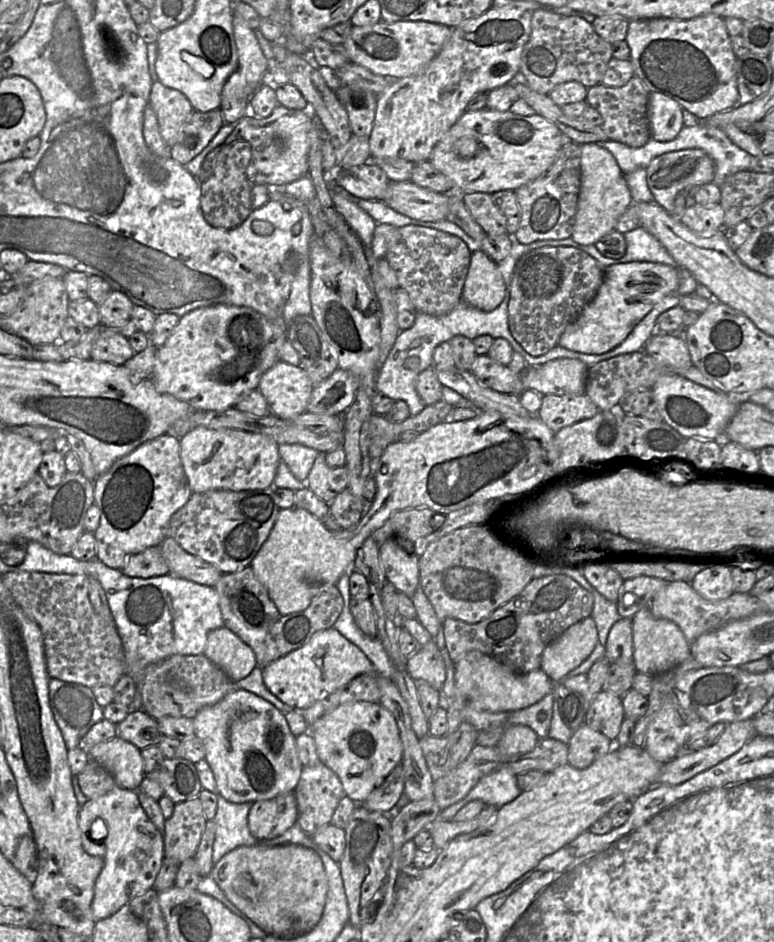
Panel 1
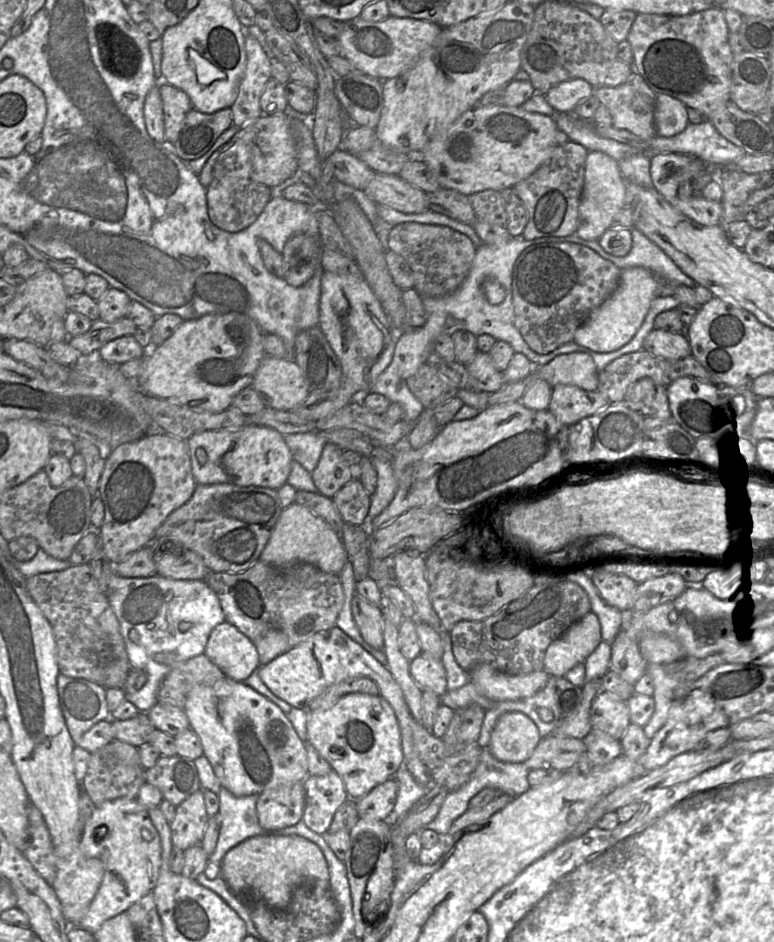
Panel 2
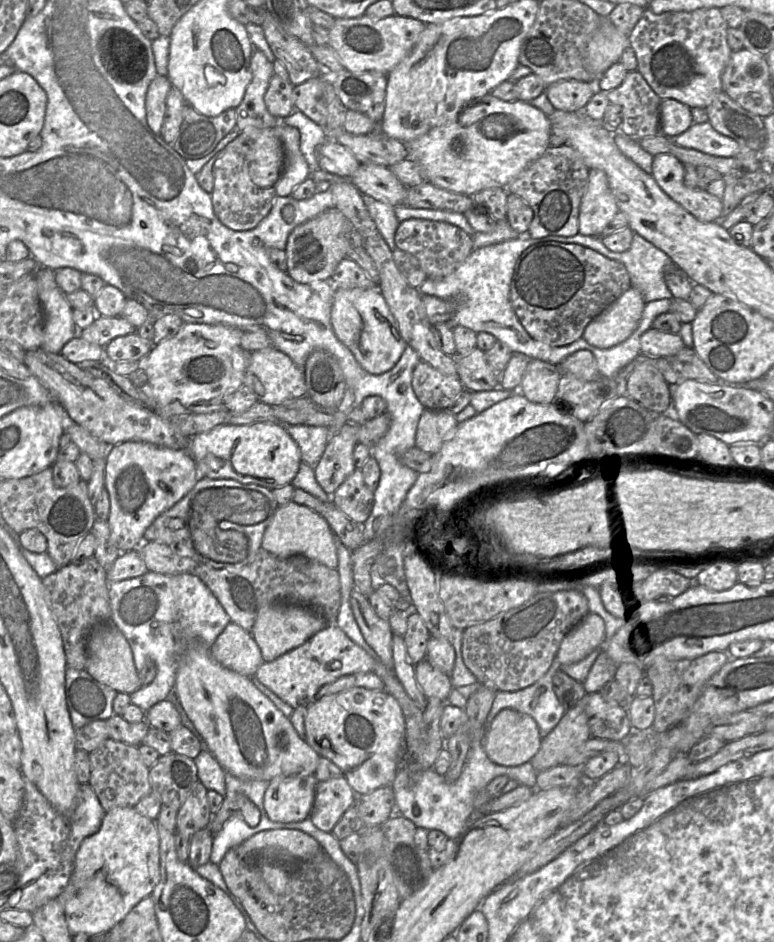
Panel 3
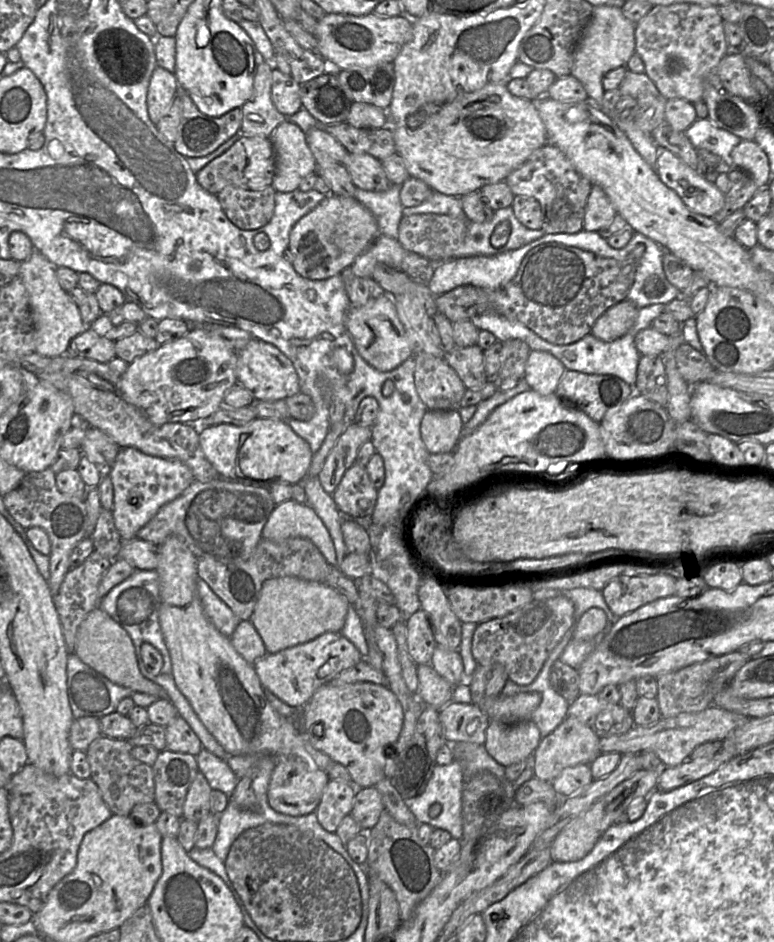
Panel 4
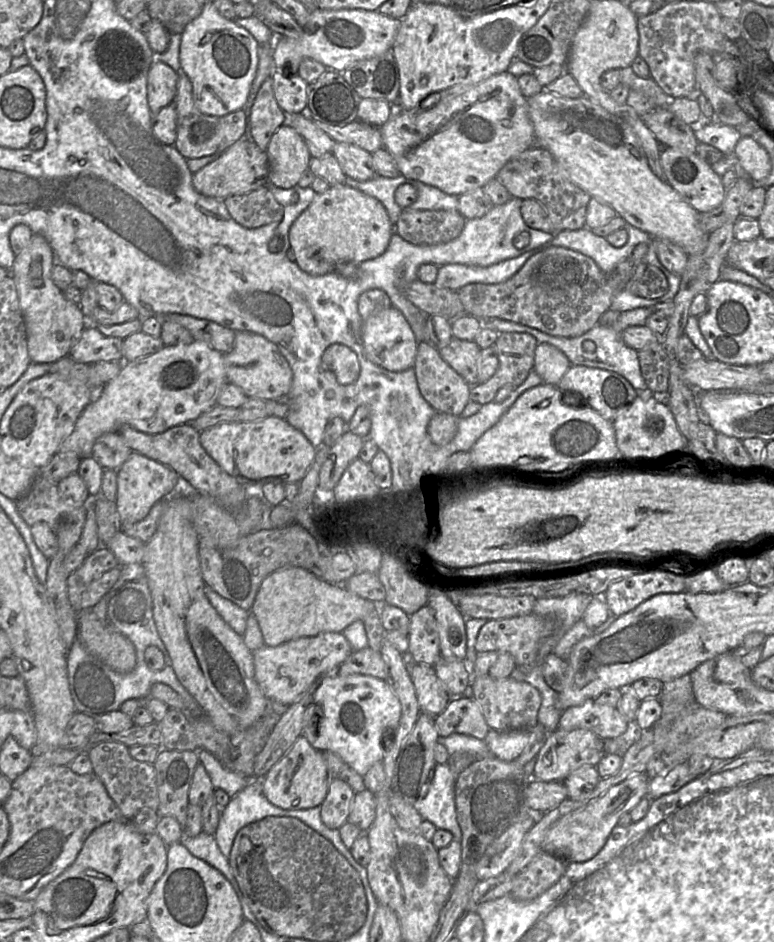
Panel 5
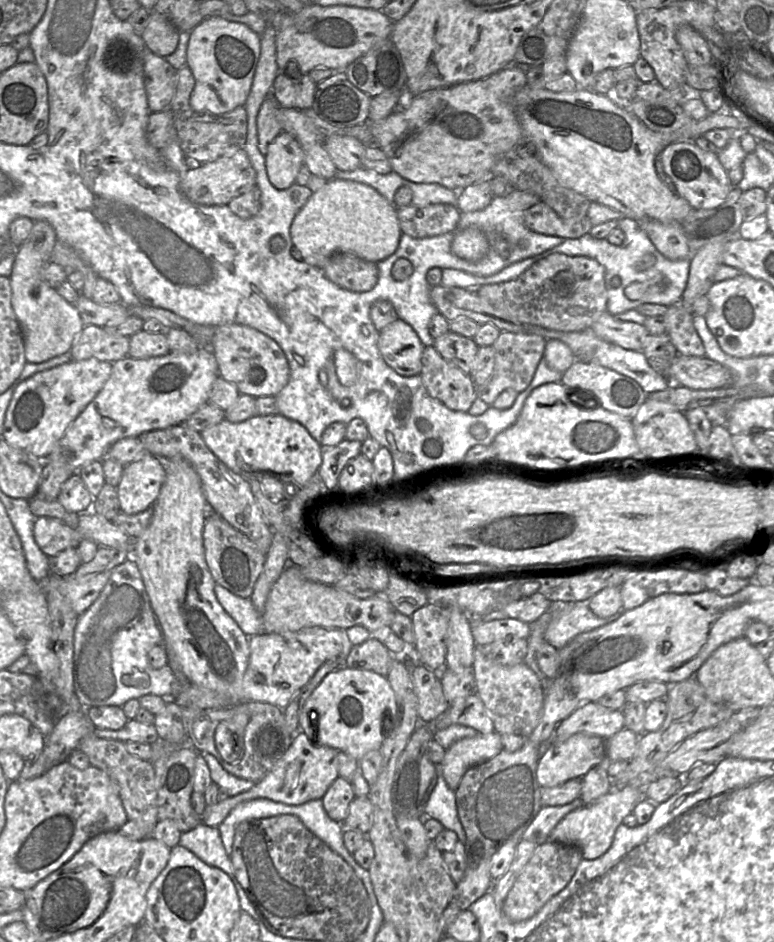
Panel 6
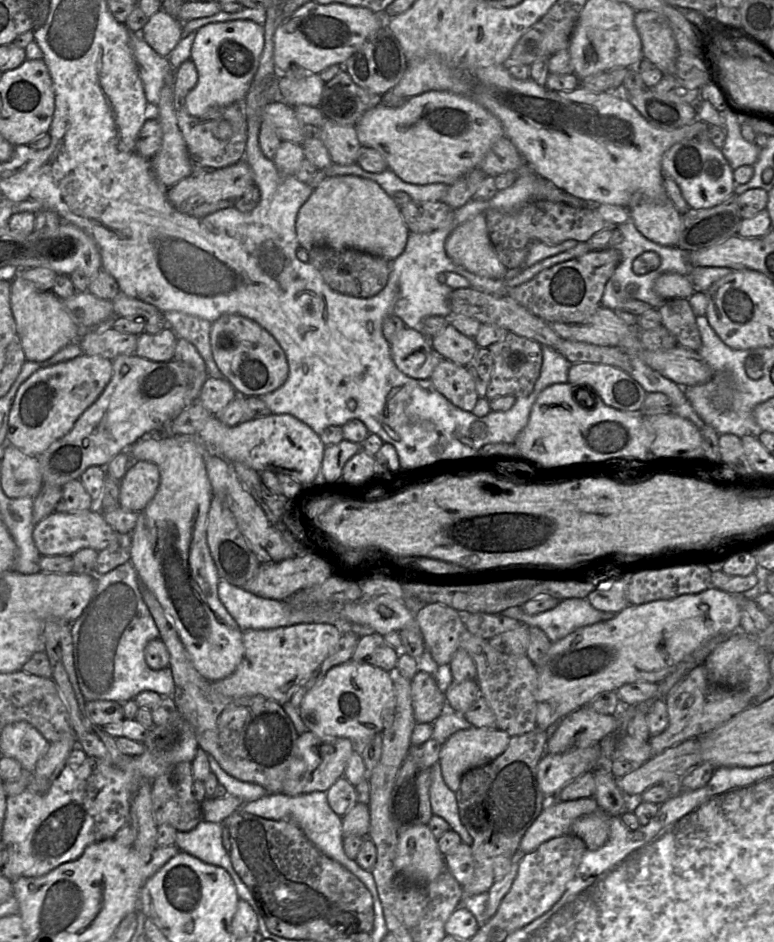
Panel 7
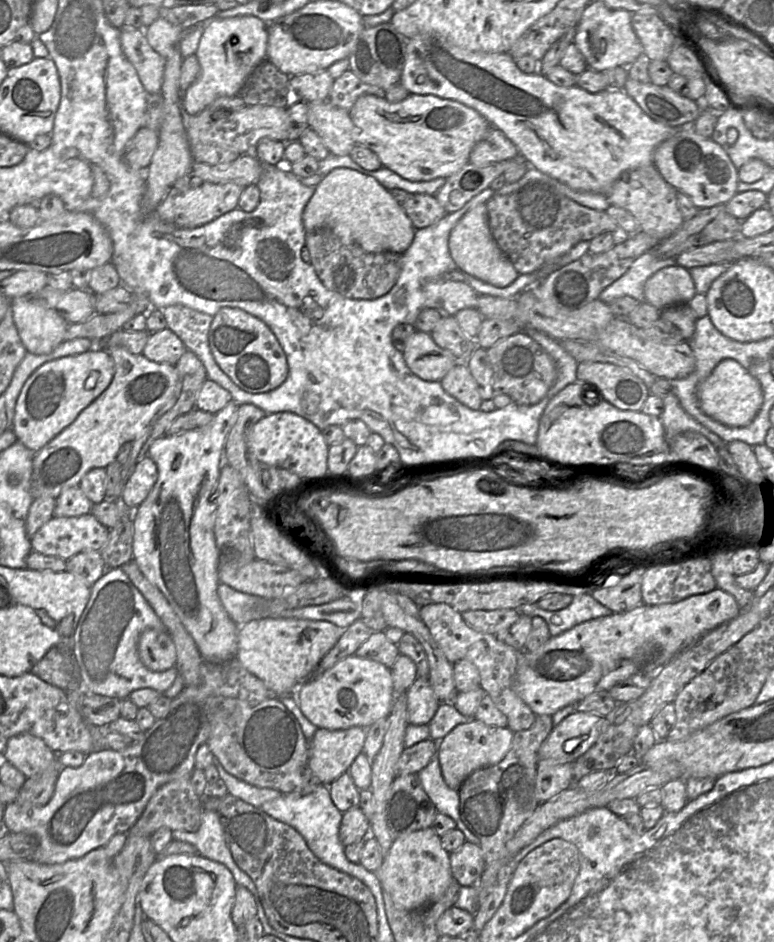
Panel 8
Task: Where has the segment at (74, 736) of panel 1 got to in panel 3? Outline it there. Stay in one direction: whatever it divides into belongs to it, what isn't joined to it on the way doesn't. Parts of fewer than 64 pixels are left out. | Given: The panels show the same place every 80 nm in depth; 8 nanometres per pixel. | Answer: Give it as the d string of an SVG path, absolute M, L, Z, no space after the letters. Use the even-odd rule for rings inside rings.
M66 667L65 697L74 730L78 730L95 720L107 720L114 715L113 700L117 691L91 677L86 670Z

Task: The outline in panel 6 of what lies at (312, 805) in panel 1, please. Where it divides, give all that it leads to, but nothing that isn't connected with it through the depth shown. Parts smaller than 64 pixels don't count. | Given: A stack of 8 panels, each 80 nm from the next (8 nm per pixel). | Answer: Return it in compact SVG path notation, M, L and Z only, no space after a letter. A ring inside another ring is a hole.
M339 776L329 786L321 799L329 818L342 823L347 816L350 802L355 797L351 783Z

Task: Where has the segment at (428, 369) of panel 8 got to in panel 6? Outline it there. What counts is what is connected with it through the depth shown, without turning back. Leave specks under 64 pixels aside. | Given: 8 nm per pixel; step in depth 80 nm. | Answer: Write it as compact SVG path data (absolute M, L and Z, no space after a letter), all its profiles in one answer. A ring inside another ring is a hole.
M398 318L379 331L378 348L385 363L399 375L420 375L424 346L405 321Z

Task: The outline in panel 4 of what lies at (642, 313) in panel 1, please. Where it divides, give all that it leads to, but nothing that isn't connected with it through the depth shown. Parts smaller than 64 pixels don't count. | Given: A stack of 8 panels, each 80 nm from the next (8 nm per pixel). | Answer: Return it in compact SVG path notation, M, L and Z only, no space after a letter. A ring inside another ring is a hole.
M625 299L607 309L594 323L591 334L604 342L612 342L634 325L639 309Z

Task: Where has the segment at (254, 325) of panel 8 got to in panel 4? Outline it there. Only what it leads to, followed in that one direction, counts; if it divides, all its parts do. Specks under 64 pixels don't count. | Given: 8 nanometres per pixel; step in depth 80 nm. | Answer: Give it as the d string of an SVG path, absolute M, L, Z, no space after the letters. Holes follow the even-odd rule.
M252 338L237 354L236 376L238 384L246 388L255 401L277 401L300 393L299 378L290 361L277 347Z

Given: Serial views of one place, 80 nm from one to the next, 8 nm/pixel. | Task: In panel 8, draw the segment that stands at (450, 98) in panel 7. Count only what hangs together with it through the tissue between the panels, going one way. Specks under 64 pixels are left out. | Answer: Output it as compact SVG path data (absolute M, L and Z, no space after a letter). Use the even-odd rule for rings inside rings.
M409 94L398 103L363 95L349 114L356 145L369 148L385 168L413 182L448 178L456 173L469 162L473 147L493 127L473 108L435 95Z

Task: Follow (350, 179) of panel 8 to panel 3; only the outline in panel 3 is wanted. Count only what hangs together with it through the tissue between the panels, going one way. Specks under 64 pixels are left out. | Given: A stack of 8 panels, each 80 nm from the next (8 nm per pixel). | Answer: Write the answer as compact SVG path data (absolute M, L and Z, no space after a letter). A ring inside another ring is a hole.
M336 208L298 225L290 233L285 248L287 274L300 284L330 280L338 264L347 258L350 238L351 224Z

